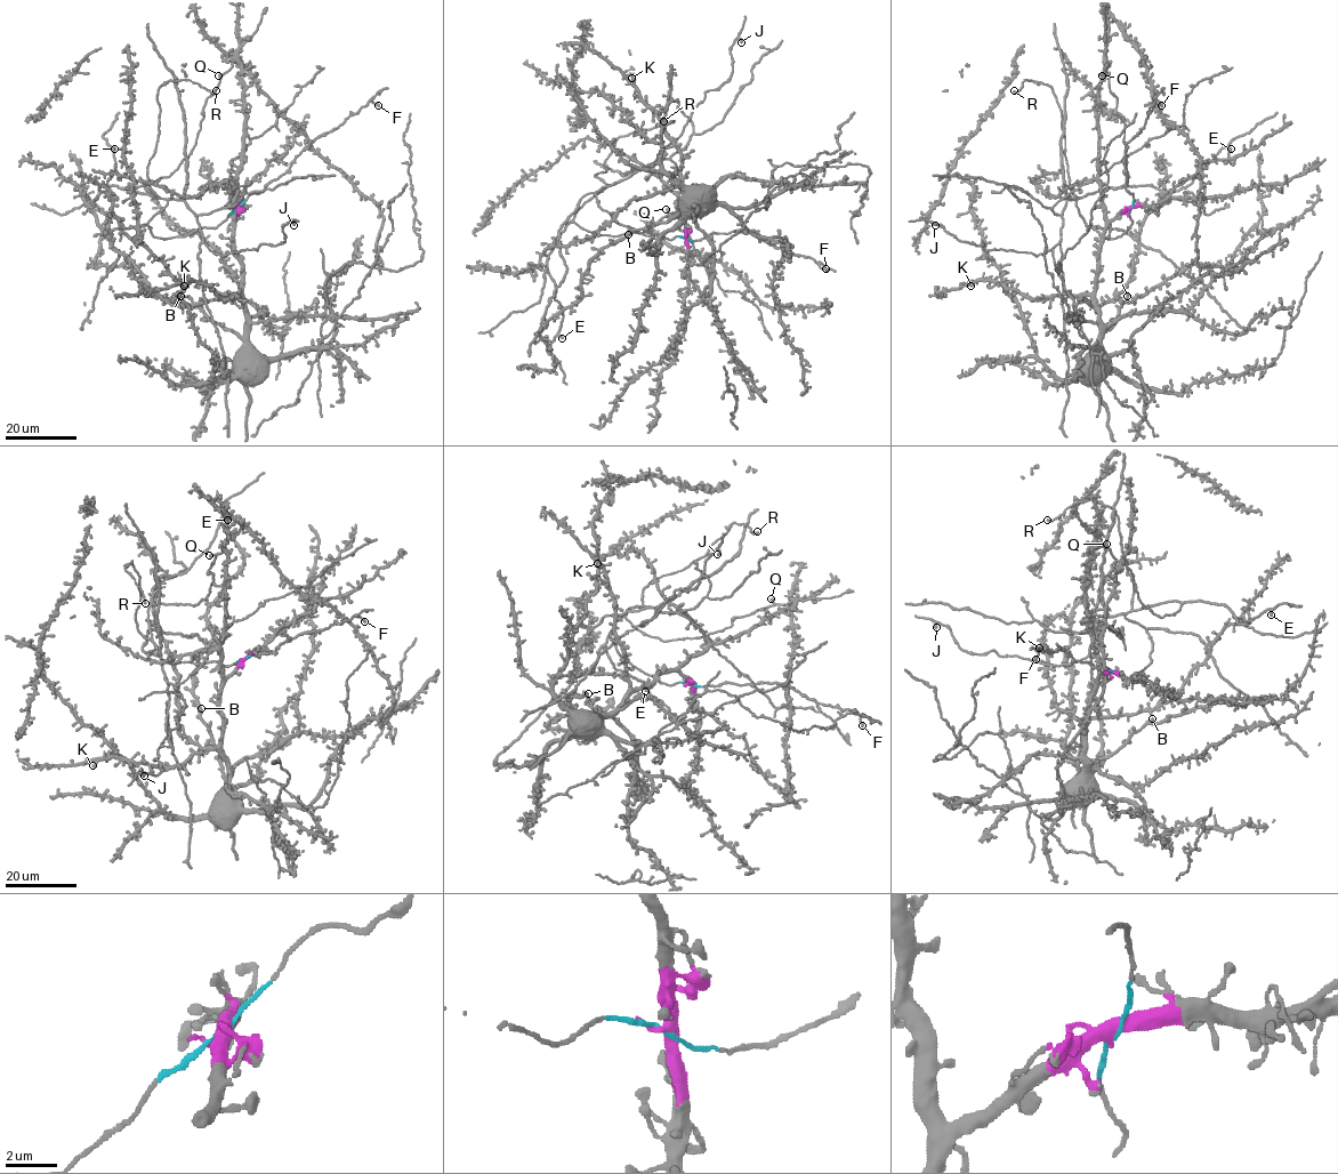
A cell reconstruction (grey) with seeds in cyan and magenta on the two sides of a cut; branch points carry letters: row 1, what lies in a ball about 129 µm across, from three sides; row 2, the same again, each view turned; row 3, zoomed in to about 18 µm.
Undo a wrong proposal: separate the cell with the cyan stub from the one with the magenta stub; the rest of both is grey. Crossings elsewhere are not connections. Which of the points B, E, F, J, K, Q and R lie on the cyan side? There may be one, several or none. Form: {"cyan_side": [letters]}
{"cyan_side": ["E", "F", "J", "Q", "R"]}

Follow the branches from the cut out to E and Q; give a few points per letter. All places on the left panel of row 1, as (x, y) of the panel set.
E: (238, 208), (217, 227), (155, 238), (147, 223), (167, 200), (128, 187), (101, 191), (115, 169), (115, 150)
Q: (238, 208), (217, 227), (163, 239), (147, 223), (168, 201), (126, 187), (168, 177), (188, 155), (218, 75)

